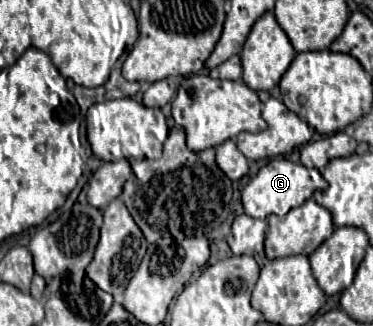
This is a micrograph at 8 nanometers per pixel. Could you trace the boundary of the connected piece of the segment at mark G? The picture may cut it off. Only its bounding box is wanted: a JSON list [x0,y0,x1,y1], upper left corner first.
[241,158,327,220]

